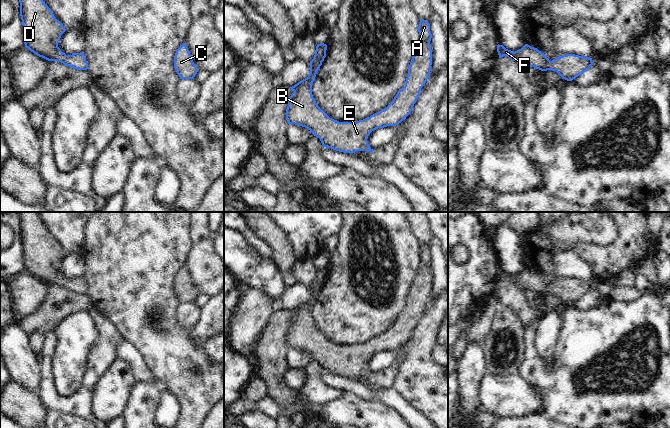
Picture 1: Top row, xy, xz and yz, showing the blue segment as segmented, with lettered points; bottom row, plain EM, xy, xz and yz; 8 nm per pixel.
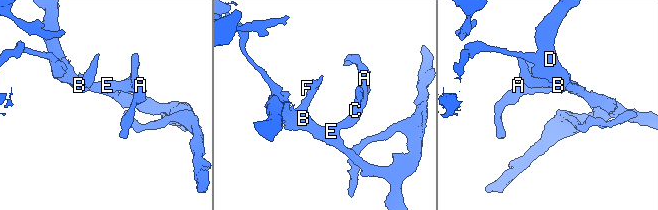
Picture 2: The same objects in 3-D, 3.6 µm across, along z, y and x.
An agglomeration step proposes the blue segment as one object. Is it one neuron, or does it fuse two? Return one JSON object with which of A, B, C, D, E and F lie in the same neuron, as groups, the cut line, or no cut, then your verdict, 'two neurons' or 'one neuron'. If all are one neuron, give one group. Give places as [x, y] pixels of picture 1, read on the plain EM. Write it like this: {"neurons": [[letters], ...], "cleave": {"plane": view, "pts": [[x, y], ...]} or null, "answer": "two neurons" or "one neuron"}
{"neurons": [["A", "B", "C", "D", "E", "F"]], "cleave": null, "answer": "one neuron"}

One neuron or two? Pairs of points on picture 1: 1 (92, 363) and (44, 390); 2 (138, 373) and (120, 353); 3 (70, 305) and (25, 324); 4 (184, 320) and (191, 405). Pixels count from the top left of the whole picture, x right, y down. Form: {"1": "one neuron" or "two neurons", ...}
{"1": "one neuron", "2": "one neuron", "3": "one neuron", "4": "two neurons"}

